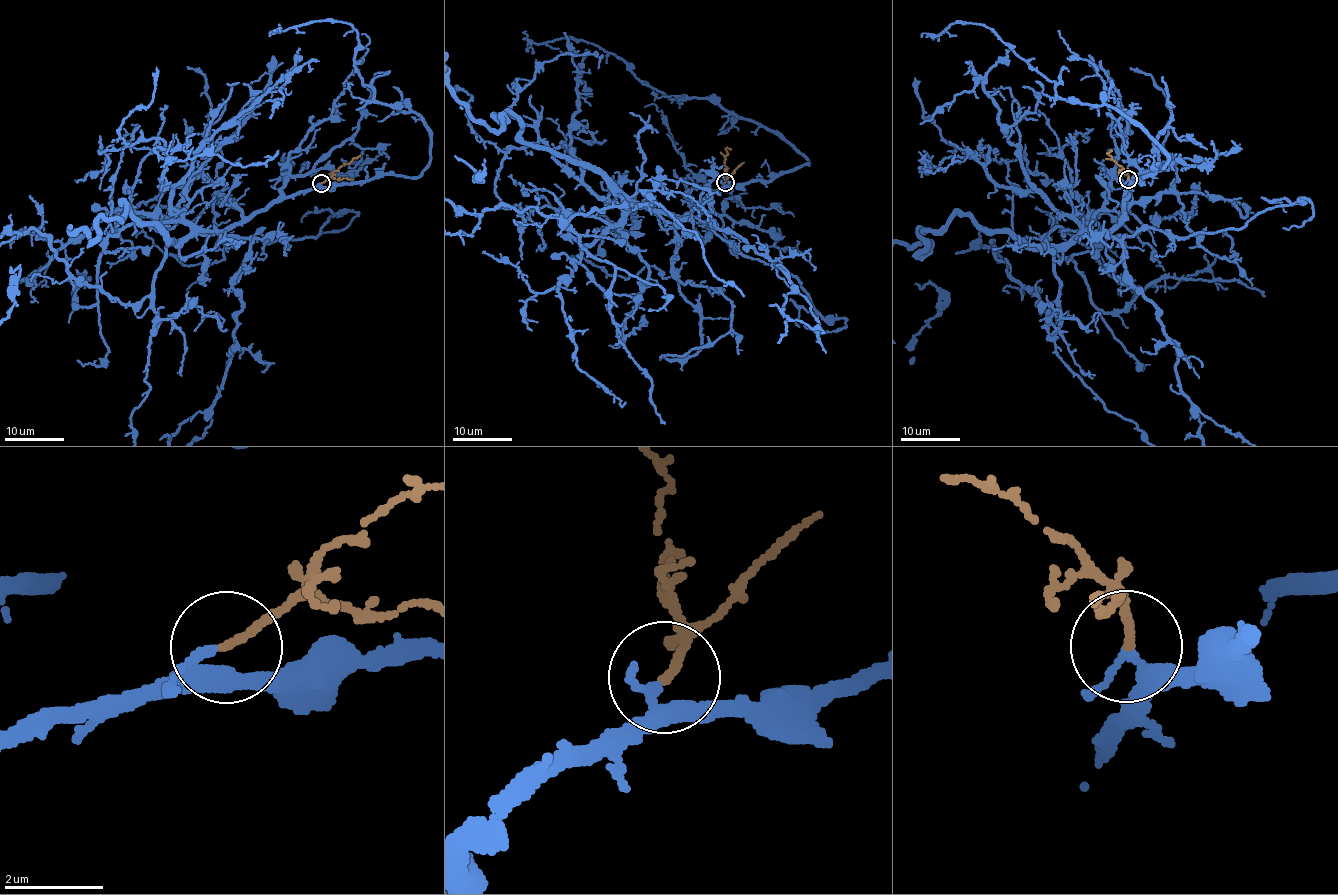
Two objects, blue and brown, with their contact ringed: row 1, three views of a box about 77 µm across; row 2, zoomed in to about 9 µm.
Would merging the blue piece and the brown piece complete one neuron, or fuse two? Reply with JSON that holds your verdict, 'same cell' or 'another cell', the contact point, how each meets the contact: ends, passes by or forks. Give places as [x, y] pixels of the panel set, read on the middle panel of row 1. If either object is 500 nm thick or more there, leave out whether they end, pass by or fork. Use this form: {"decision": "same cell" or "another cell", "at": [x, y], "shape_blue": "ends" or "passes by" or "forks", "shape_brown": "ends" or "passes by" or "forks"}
{"decision": "same cell", "at": [725, 182], "shape_blue": "forks", "shape_brown": "ends"}

